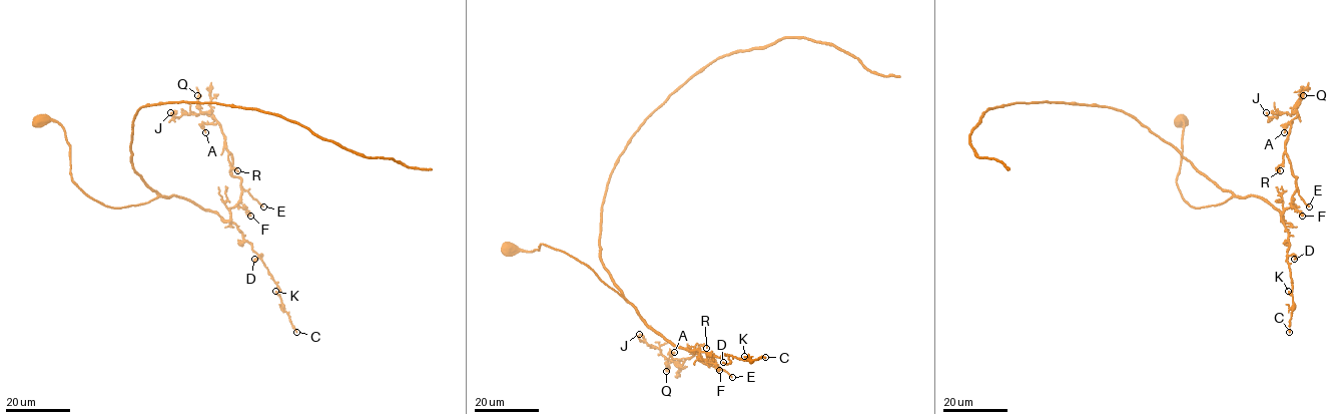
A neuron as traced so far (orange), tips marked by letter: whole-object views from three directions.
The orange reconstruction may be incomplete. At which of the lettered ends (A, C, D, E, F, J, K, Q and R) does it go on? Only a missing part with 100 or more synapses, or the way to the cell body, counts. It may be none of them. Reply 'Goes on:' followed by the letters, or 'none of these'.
Goes on: none of these

